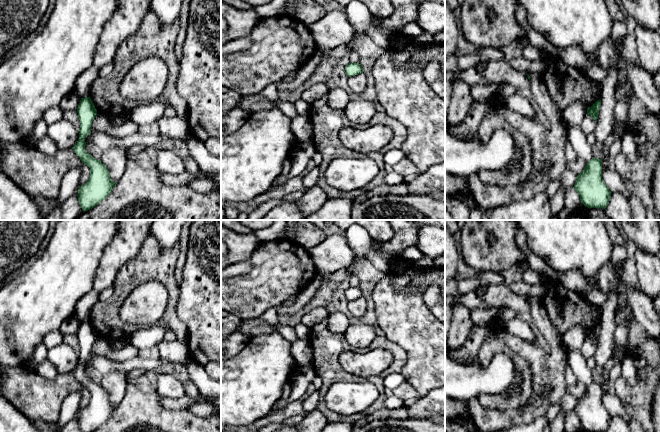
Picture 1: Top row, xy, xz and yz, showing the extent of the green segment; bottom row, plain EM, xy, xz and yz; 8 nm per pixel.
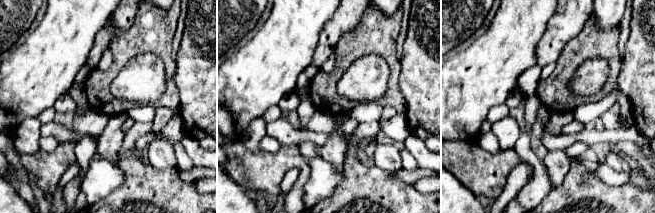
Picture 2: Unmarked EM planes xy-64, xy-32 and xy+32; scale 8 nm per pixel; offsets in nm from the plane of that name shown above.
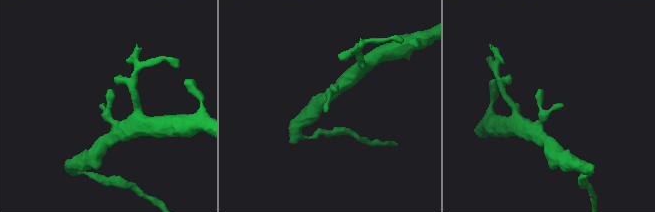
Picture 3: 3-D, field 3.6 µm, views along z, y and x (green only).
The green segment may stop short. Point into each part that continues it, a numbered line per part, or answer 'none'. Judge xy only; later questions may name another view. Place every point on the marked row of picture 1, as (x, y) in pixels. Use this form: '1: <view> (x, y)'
none

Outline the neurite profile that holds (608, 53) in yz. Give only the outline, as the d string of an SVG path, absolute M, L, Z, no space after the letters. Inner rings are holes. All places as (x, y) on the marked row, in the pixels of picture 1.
M610 37L599 45L594 55L588 55L579 46L570 46L559 50L557 60L565 66L575 67L579 70L589 69L593 66L617 65L619 71L623 64L622 47L623 40L613 41Z

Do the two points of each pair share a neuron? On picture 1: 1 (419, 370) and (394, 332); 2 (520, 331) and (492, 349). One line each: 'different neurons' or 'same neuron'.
1: same neuron
2: different neurons

